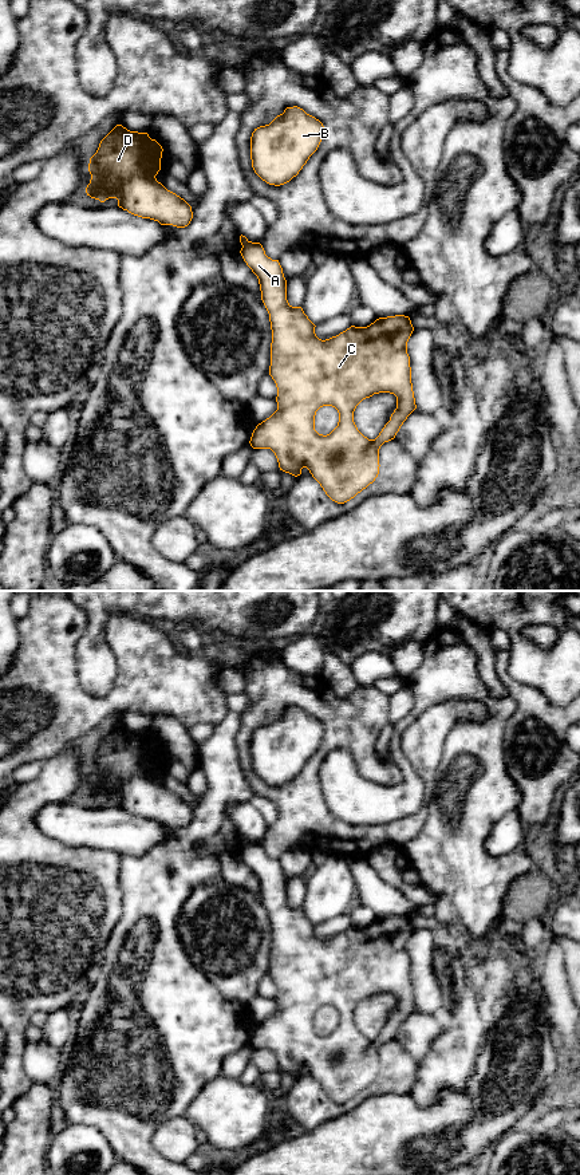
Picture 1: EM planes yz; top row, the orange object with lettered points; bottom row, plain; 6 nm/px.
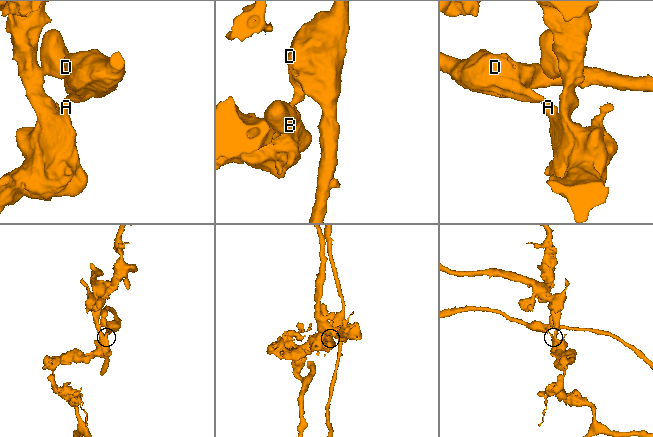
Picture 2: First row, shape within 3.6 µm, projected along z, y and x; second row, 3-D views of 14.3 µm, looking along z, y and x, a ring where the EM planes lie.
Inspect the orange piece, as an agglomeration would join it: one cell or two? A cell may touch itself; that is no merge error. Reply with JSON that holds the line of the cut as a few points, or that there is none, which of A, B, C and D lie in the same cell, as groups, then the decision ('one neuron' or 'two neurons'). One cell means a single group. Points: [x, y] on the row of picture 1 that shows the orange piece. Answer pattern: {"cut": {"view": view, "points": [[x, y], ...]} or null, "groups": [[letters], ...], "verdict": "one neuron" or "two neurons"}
{"cut": {"view": "yz", "points": [[248, 241], [243, 247]]}, "groups": [["A", "B", "C"], ["D"]], "verdict": "two neurons"}

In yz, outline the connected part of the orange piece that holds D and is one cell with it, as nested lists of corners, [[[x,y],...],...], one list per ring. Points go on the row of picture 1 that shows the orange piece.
[[[117,125],[90,158],[87,196],[100,202],[117,198],[123,210],[161,225],[188,226],[193,218],[192,206],[155,178],[162,151],[147,133]]]

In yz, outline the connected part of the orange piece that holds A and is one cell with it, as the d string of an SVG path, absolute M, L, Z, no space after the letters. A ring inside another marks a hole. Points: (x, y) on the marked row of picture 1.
M248 241L240 253L259 279L261 300L269 314L269 375L277 387L277 410L256 426L249 443L253 449L271 449L280 470L295 477L307 468L332 501L344 504L375 481L380 446L395 438L417 409L407 354L407 342L414 331L411 320L405 315L379 318L367 327L351 326L321 340L303 308L288 303L287 280L279 260L268 257L260 243ZM379 393L394 394L396 409L379 435L368 439L358 430L354 411L363 399ZM323 406L332 406L339 413L338 426L327 435L315 430L315 415Z

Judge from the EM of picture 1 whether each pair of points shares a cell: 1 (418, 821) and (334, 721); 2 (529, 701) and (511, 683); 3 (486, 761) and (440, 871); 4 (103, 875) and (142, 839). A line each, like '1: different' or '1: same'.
1: same
2: same
3: same
4: different

